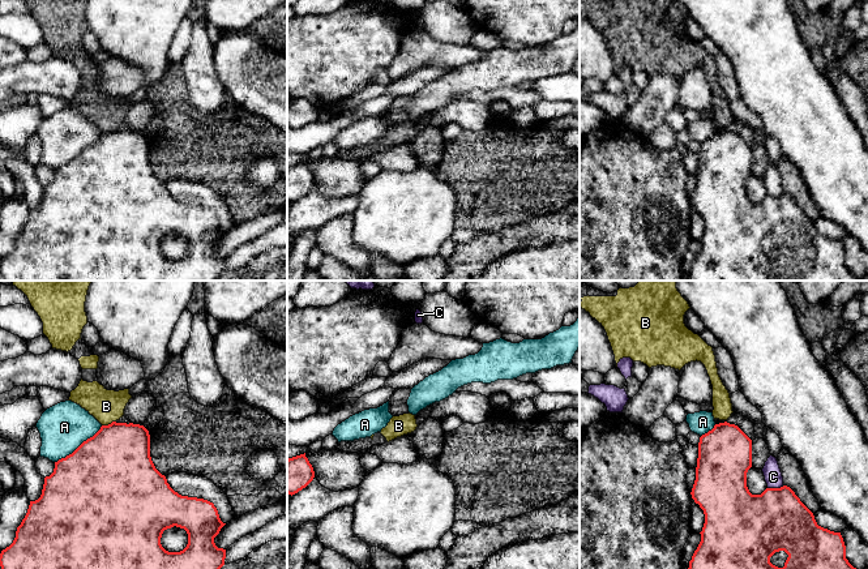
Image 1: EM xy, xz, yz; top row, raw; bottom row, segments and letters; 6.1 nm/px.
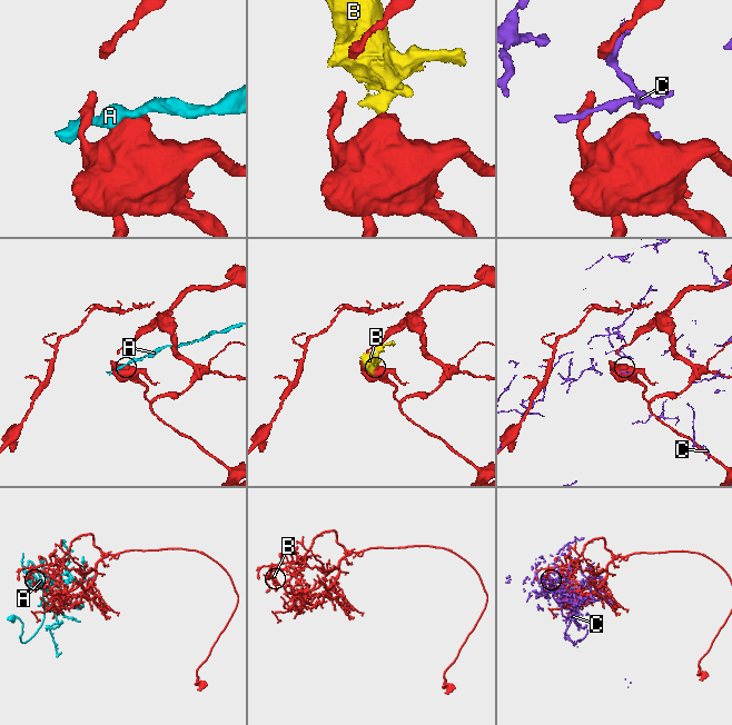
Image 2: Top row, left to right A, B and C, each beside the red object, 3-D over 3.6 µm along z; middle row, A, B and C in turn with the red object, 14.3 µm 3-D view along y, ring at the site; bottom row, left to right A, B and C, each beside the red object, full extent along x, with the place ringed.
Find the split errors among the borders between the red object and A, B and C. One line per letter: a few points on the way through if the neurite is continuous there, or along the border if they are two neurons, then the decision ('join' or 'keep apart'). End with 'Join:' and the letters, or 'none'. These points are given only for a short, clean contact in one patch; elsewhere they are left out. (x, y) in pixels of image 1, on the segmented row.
A: keep apart
B: border along xy (115, 420), (102, 426); keep apart
C: keep apart
Join: none

